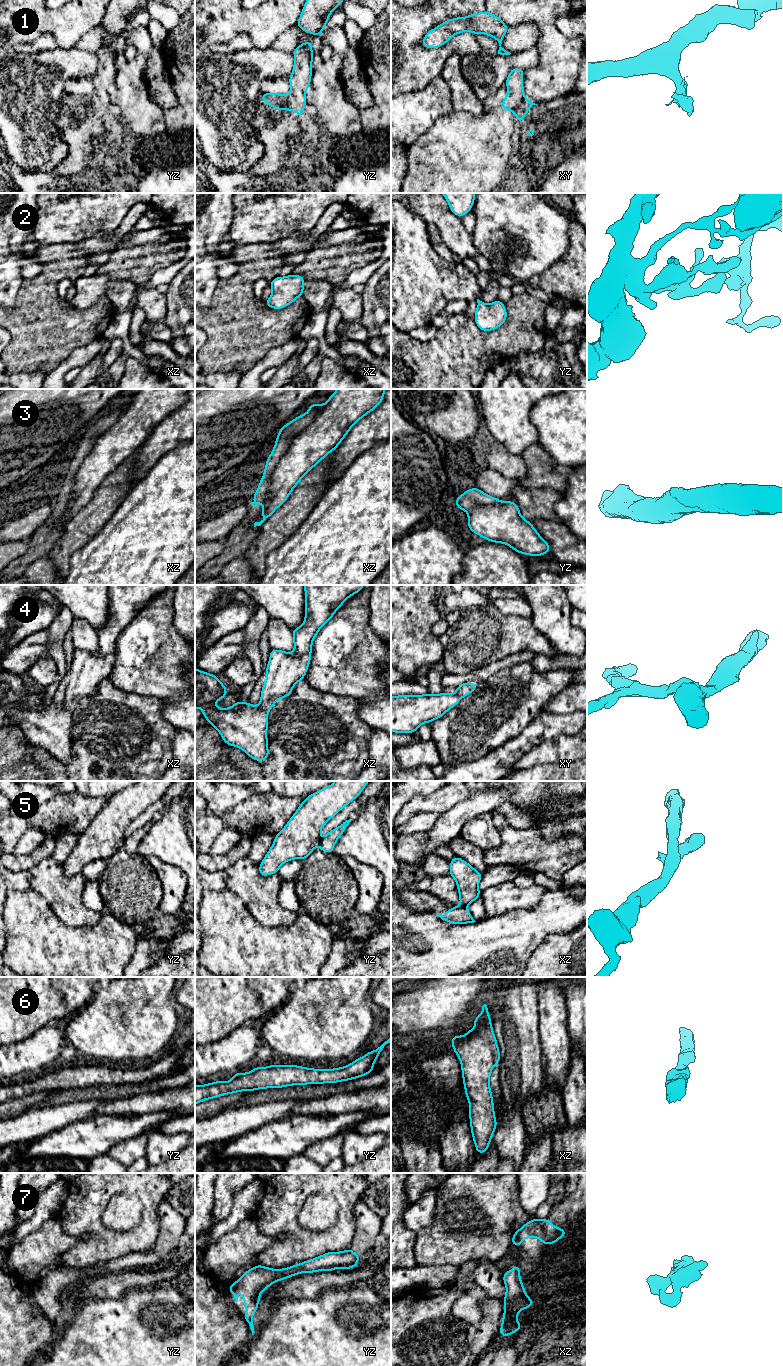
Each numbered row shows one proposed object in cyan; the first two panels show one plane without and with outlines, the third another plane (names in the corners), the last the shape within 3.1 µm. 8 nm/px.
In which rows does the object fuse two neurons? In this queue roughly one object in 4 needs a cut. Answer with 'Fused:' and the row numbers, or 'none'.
Fused: 3, 4, 5

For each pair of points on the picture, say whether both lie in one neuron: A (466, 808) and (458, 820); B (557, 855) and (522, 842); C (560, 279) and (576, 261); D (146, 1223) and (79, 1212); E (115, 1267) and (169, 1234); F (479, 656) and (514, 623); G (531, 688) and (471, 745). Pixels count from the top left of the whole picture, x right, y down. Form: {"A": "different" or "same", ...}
{"A": "same", "B": "same", "C": "same", "D": "same", "E": "same", "F": "same", "G": "same"}

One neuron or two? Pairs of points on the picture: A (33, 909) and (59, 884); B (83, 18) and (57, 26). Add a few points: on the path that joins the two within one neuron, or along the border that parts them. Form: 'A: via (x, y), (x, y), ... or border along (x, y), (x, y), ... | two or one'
A: border along (31, 888), (46, 901), (57, 918) | two
B: via (77, 18), (69, 23), (63, 23) | one

